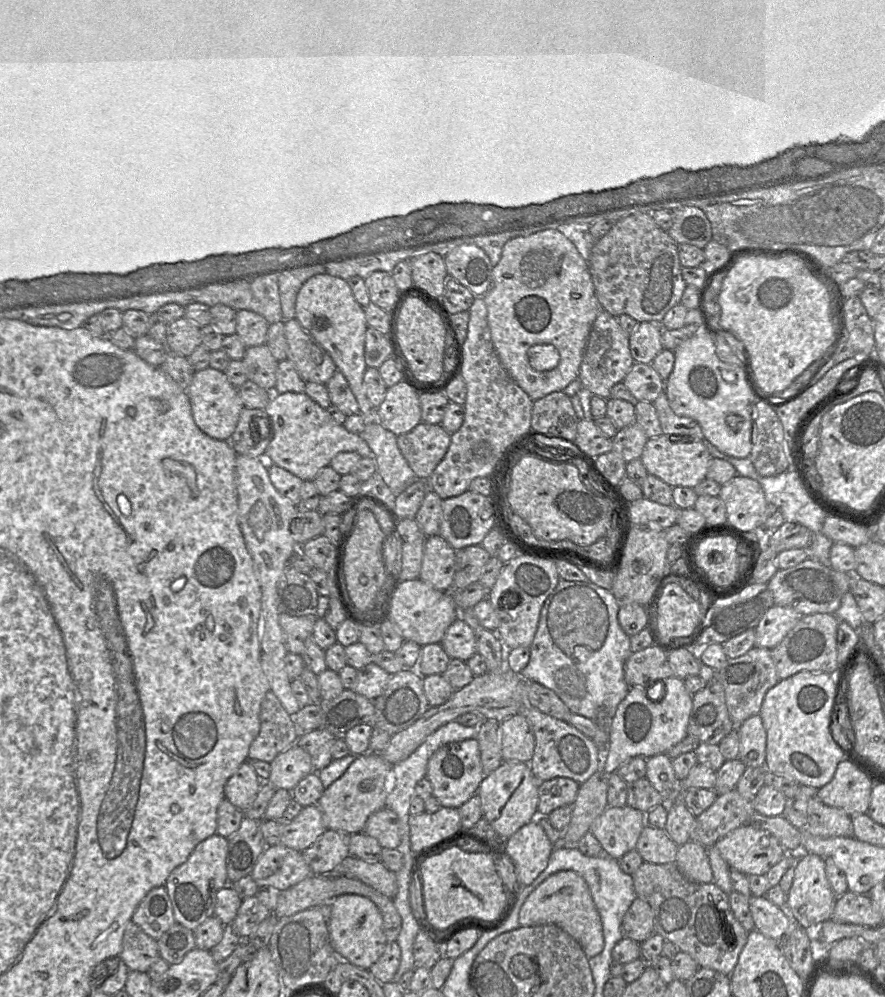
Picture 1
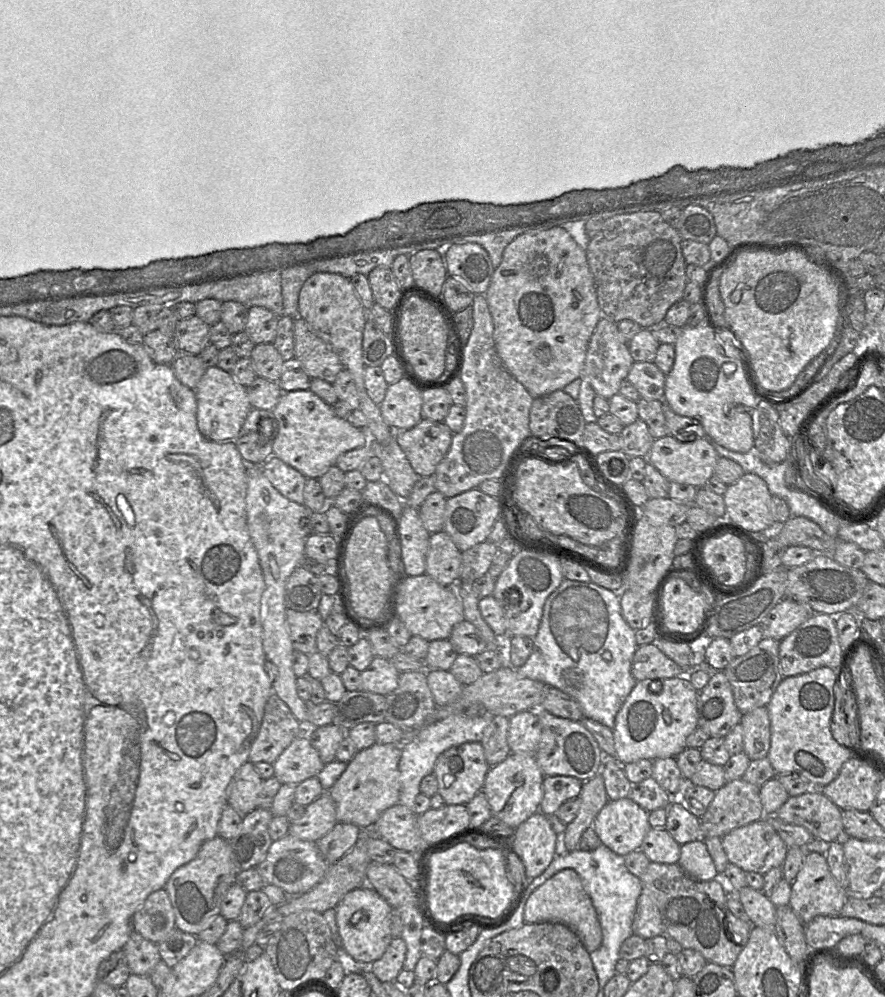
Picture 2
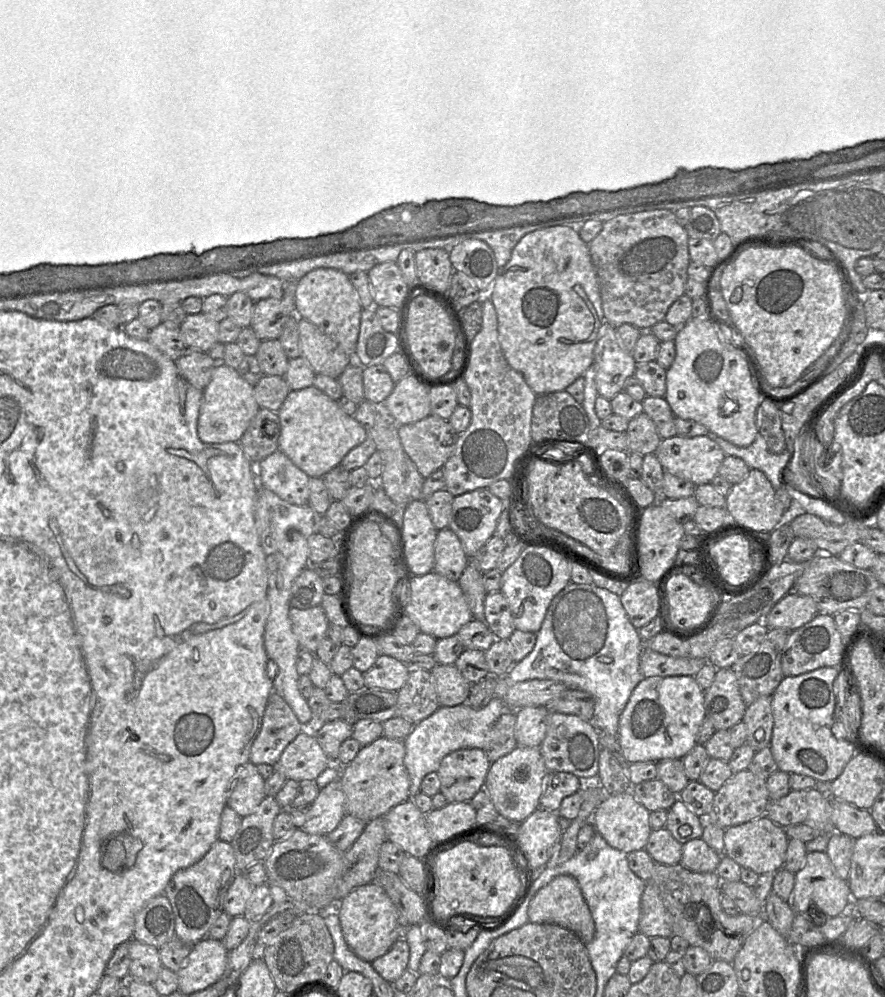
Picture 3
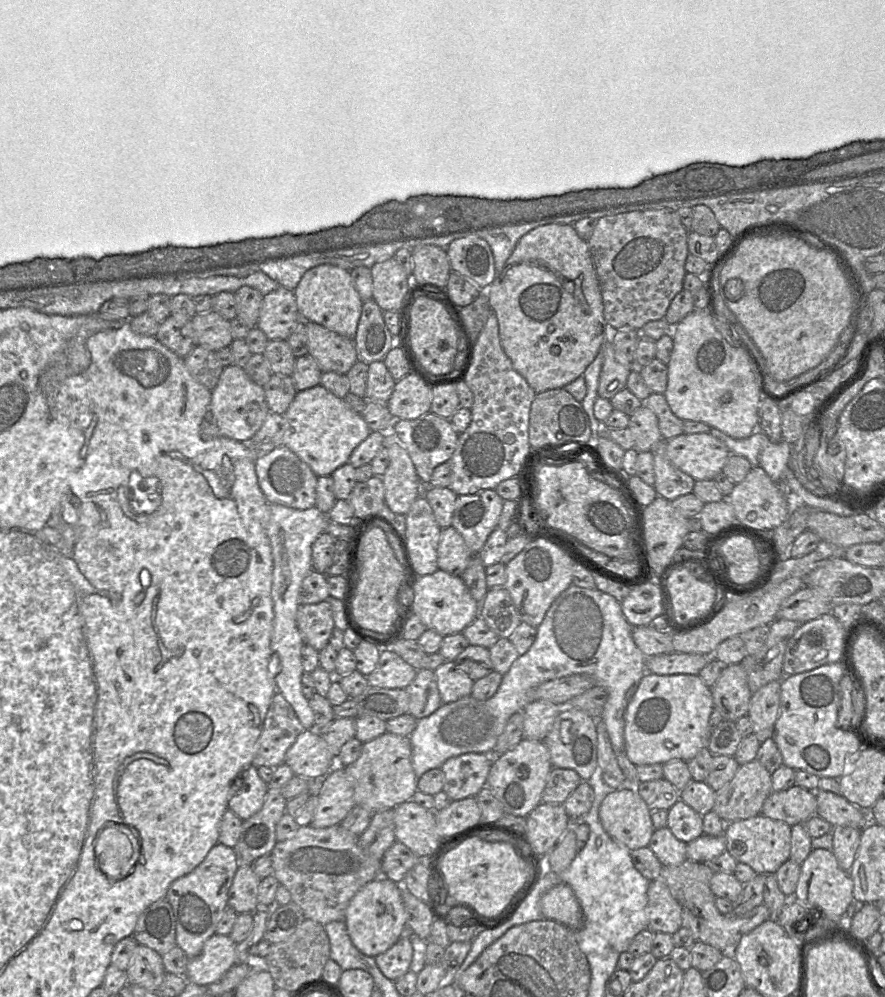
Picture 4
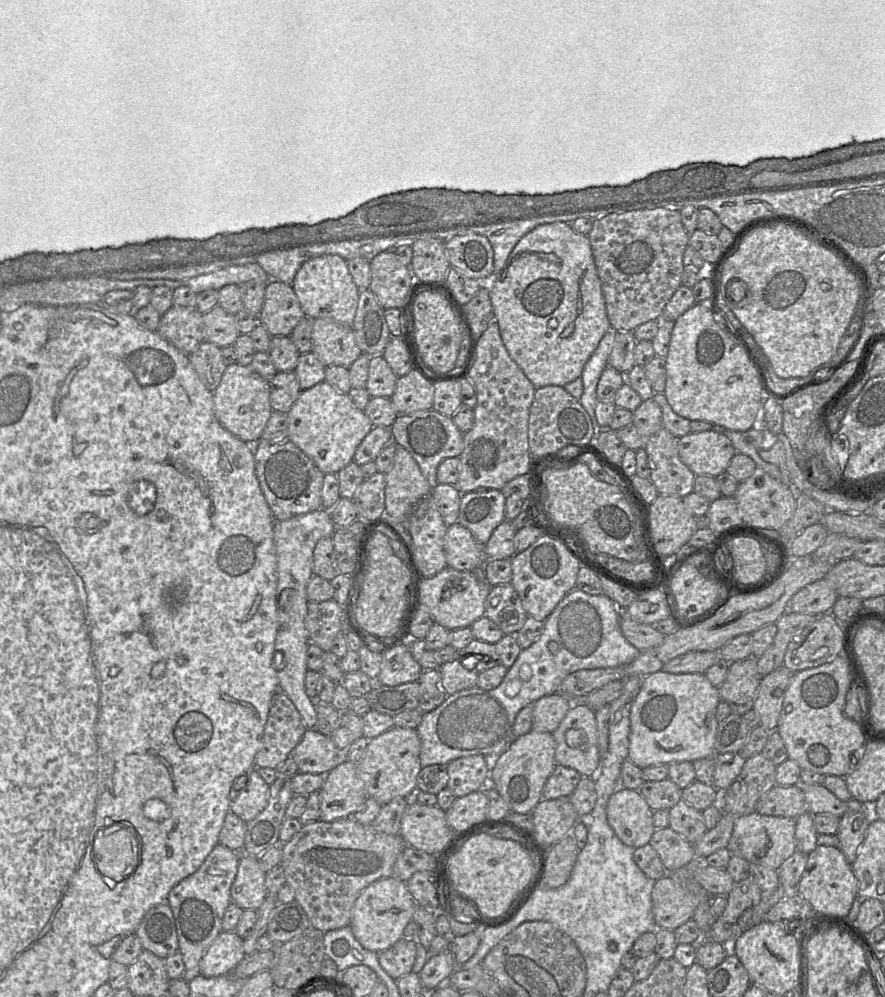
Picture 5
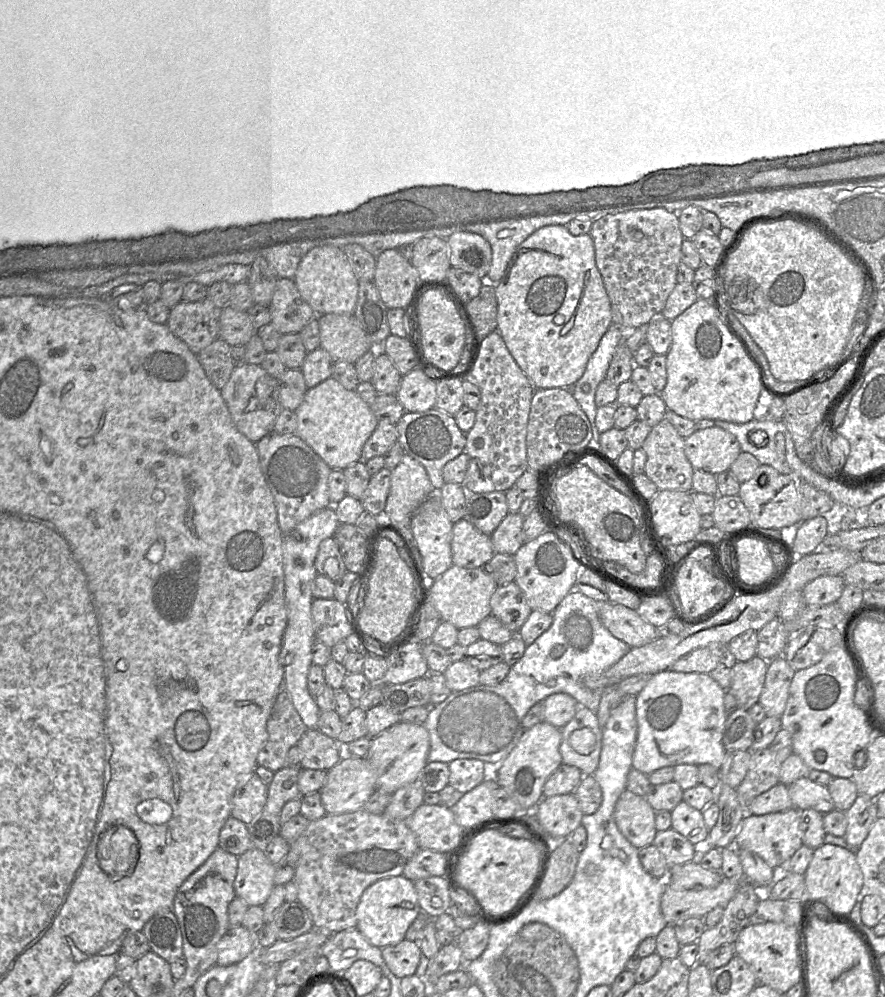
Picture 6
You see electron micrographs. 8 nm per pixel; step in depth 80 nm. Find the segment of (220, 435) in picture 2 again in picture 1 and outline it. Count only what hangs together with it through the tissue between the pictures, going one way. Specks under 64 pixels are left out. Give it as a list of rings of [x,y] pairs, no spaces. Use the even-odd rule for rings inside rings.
[[[210,367],[195,372],[186,393],[191,403],[194,421],[200,430],[213,439],[229,442],[244,404],[238,389],[229,382],[225,373]]]

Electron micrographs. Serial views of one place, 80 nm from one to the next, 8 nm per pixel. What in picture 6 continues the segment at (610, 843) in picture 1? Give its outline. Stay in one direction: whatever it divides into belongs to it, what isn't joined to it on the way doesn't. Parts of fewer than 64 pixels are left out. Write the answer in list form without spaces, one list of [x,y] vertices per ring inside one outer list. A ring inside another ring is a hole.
[[[624,790],[614,808],[614,820],[623,836],[636,848],[653,843],[656,811],[644,796]]]

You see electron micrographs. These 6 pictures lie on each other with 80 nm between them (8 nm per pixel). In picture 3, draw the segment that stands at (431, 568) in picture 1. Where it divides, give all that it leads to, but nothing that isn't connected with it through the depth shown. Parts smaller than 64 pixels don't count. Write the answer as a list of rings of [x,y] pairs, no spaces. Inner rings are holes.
[[[449,528],[438,530],[434,543],[434,569],[436,573],[457,582],[469,563],[458,536]]]

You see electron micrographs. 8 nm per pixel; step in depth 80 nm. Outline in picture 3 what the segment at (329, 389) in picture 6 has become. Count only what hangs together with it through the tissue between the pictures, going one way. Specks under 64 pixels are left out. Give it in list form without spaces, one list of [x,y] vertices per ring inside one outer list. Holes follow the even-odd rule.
[[[314,385],[291,390],[277,411],[280,419],[278,450],[309,477],[323,478],[340,465],[346,454],[369,437],[369,432],[347,414],[339,402]]]

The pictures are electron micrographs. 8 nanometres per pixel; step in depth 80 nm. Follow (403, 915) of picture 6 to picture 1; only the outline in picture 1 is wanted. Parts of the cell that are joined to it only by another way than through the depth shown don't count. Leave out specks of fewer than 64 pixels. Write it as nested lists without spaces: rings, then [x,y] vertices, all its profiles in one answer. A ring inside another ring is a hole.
[[[342,894],[331,901],[328,930],[338,957],[363,969],[369,969],[380,958],[388,942],[379,908],[371,899],[358,894]]]

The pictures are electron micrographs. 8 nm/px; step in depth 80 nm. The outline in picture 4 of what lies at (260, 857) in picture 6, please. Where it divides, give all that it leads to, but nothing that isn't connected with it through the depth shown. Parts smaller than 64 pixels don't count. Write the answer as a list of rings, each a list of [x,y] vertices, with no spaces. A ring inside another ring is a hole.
[[[250,865],[239,866],[228,893],[228,906],[236,913],[254,913],[259,908],[258,887],[261,879]]]

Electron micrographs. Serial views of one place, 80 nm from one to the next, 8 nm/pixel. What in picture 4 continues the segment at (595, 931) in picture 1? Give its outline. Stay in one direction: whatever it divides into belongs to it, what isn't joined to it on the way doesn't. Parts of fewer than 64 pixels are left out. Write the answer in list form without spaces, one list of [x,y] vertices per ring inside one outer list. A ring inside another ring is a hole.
[[[559,884],[546,891],[540,900],[543,918],[558,922],[572,931],[578,931],[584,925],[581,906],[567,884]]]

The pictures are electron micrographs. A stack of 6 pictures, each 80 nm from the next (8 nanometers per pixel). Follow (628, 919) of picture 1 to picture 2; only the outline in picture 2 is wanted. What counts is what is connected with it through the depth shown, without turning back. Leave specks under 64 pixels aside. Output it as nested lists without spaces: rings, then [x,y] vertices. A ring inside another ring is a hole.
[[[643,891],[638,898],[632,931],[645,940],[664,935],[659,910],[647,892]]]

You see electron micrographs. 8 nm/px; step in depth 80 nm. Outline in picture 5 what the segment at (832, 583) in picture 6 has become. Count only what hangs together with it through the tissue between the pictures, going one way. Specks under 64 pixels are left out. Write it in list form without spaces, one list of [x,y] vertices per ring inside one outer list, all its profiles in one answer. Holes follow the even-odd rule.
[[[825,579],[800,589],[788,602],[786,612],[823,615],[830,613],[838,595]]]

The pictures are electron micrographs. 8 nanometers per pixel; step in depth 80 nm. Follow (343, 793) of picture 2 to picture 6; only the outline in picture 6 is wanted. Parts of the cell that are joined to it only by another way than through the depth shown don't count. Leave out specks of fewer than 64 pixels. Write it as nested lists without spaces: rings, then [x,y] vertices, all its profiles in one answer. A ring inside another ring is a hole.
[[[400,721],[371,739],[366,759],[377,773],[376,789],[393,794],[402,786],[416,781],[428,763],[430,736],[423,724]]]

